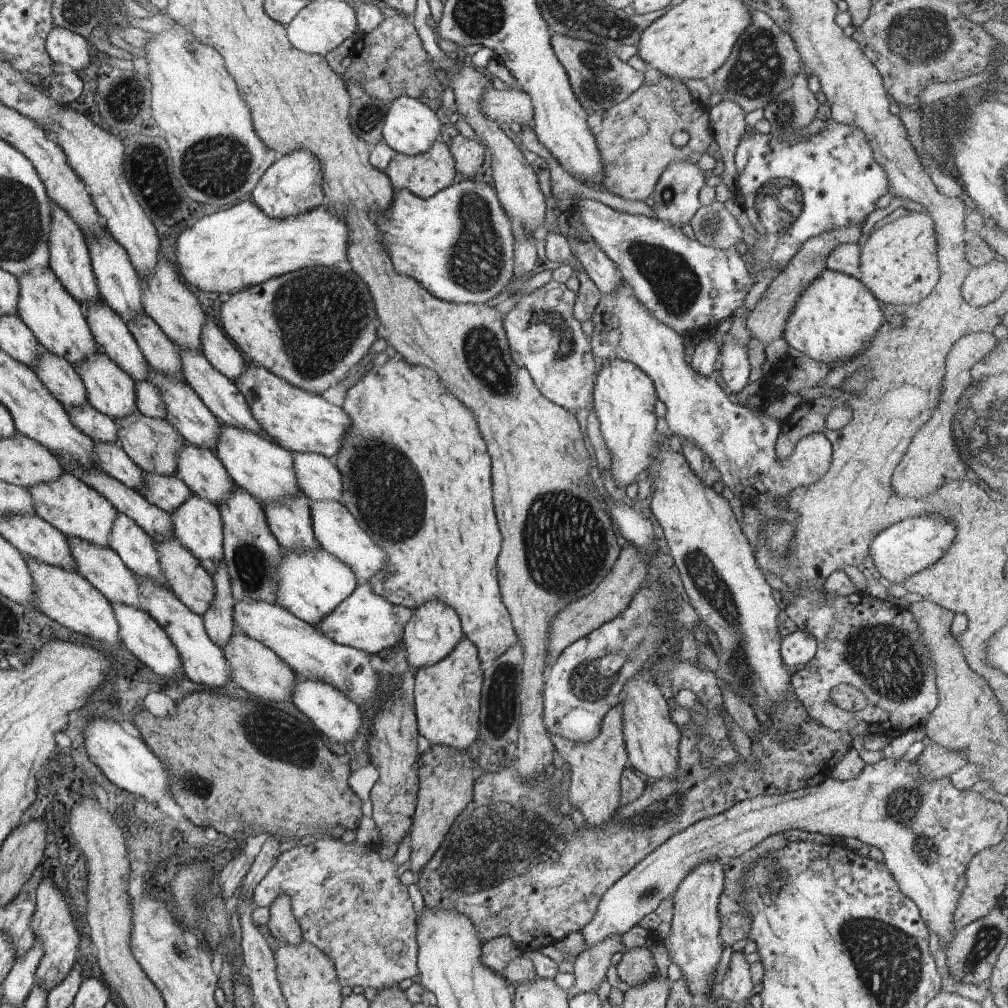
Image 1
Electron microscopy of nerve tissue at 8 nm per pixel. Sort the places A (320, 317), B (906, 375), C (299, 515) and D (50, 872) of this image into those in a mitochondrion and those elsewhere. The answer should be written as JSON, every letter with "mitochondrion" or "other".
{"A":"mitochondrion","B":"other","C":"other","D":"other"}

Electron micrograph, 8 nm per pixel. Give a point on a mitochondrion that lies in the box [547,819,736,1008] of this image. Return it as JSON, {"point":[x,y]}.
{"point":[650,892]}

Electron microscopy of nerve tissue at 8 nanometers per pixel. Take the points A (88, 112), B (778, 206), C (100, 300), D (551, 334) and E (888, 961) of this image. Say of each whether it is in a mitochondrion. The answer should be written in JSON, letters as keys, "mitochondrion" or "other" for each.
{"A":"other","B":"mitochondrion","C":"other","D":"mitochondrion","E":"mitochondrion"}

